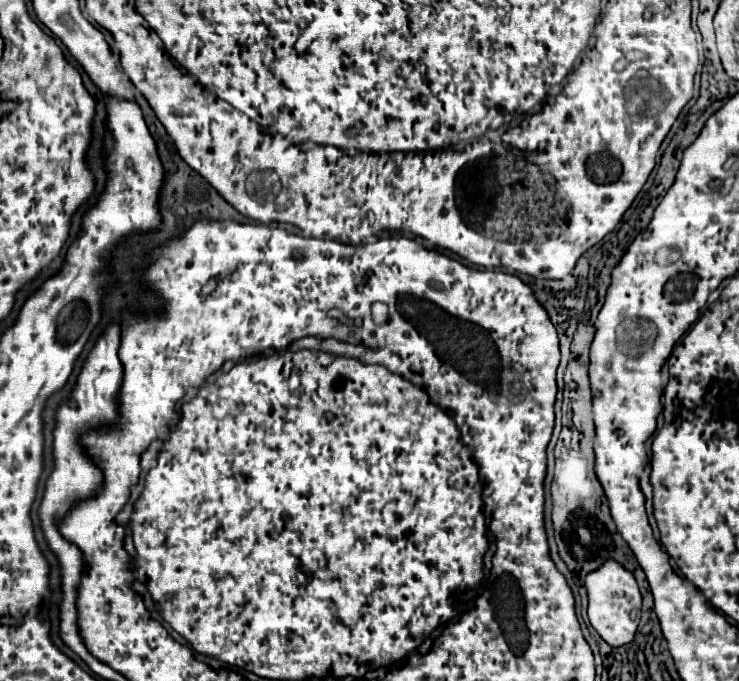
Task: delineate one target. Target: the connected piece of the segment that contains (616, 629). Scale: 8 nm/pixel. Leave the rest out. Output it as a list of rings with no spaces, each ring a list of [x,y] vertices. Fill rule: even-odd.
[[[608,561],[604,563],[604,567],[588,573],[586,589],[588,589],[588,617],[596,633],[612,647],[622,647],[630,643],[636,635],[642,607],[642,597],[634,575],[624,567],[620,567],[618,563]]]

